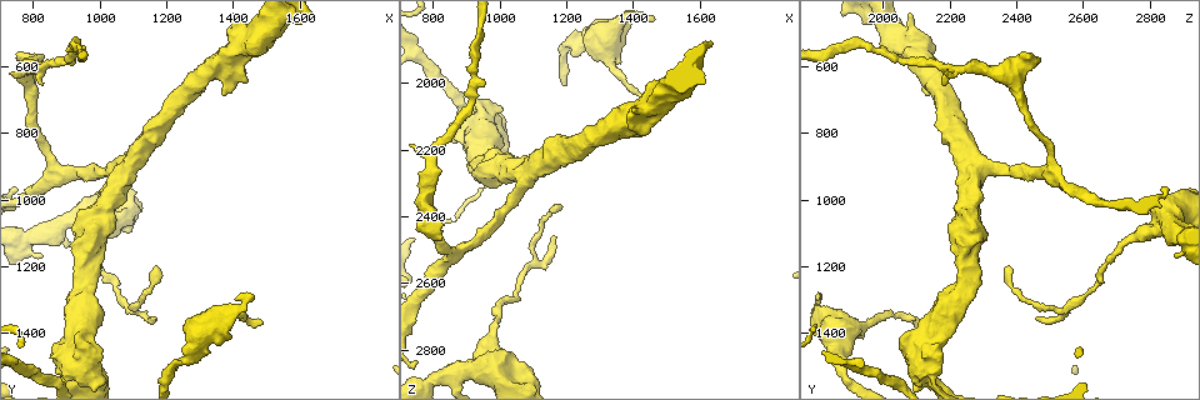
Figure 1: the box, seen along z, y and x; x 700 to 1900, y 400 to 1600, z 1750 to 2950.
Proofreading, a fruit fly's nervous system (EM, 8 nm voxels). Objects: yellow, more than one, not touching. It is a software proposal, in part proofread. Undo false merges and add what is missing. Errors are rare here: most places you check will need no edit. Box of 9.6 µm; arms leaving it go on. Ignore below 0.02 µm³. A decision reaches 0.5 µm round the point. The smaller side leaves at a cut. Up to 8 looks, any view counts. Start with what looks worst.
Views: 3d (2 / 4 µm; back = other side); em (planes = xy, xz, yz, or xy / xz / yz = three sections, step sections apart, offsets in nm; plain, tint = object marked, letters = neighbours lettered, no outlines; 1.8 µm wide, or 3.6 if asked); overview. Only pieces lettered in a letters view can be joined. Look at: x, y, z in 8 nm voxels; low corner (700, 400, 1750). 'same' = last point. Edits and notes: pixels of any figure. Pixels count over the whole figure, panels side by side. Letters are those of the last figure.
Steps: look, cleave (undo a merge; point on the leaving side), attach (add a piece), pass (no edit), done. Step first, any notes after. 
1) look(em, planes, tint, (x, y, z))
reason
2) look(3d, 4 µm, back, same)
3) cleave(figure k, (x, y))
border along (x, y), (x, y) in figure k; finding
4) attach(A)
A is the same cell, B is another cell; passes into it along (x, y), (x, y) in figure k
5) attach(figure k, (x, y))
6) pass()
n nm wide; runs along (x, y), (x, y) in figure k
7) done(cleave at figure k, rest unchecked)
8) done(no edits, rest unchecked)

look(em, 3.6 µm, planes, letters, (980, 1130, 2720))
thick turns thin

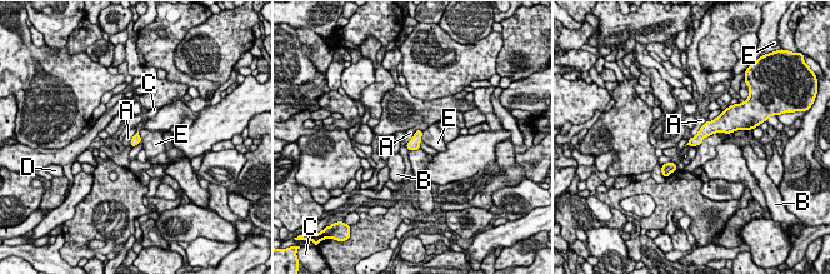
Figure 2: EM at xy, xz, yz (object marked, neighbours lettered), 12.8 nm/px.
pass()
A, B, C, D and E are other cells; border along (706, 120), (684, 145) in figure 2; continuous, no second neuron

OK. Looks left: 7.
look(3d, 2 µm, (1230, 1500, 1880))
a narrow waist

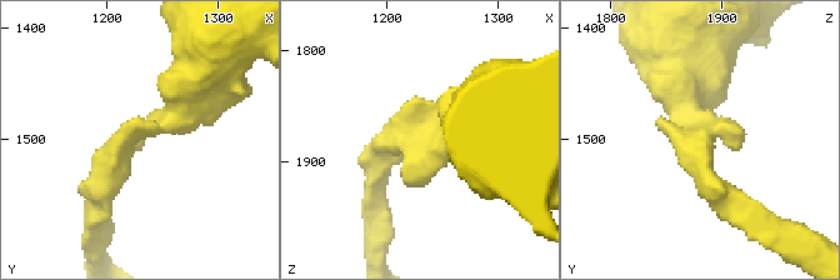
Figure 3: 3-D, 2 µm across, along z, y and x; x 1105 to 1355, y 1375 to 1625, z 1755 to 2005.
look(em, xy, step 16, tint, (1224, 1494, 1886))
arms of 170, 480 nm

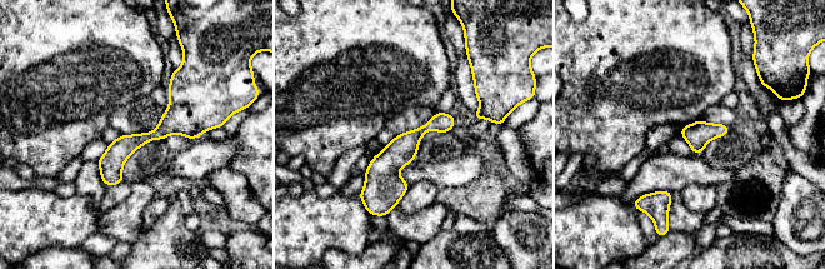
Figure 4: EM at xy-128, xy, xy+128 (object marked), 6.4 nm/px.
look(em, planes, letters, same)

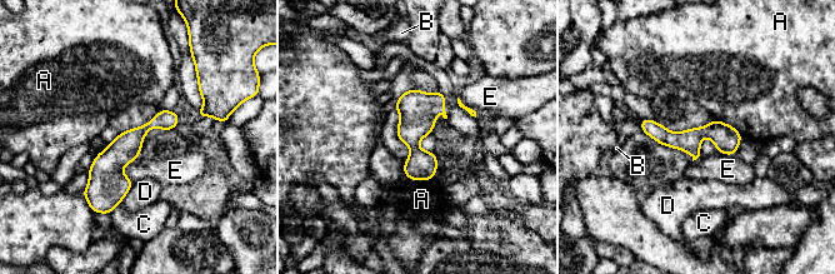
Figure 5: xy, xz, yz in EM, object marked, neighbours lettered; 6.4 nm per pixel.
pass()
150 nm wide; A, B, C, D and E are other cells; runs along (171, 114), (108, 165), (99, 200) in figure 5; continuous, no second neuron

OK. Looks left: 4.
look(3d, 2 µm, (1480, 1380, 2110))
an open end

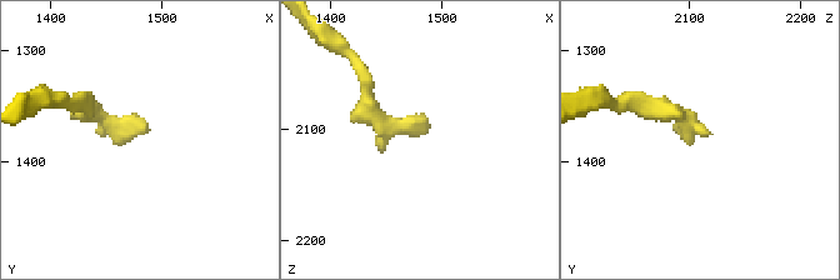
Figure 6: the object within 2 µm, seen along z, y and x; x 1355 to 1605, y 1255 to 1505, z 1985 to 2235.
look(em, yz, step 8, tint, (1486, 1376, 2102))
need the tissue

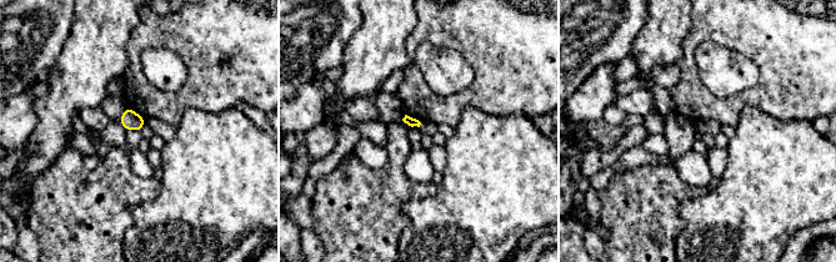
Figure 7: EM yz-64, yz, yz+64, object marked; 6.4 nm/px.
look(em, yz, step 8, letters, same)

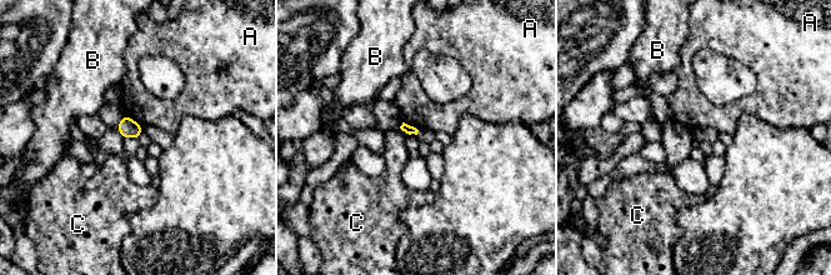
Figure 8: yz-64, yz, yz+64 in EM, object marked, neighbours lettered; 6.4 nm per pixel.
pass()
A, B and C are other cells; border along (399, 128), (409, 134) in figure 8; no lettered piece goes on from it

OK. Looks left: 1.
done(no edits, rest unchecked)

